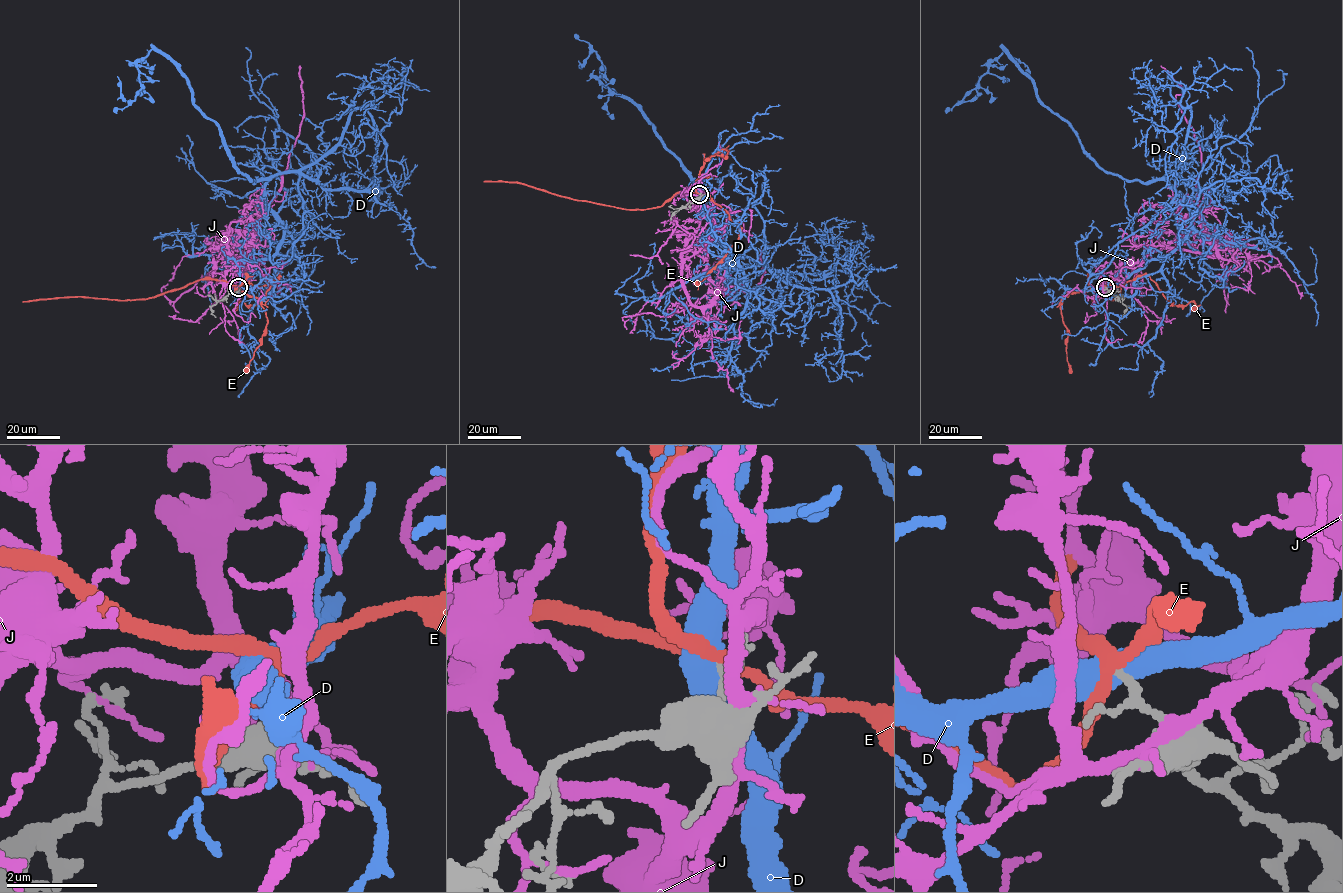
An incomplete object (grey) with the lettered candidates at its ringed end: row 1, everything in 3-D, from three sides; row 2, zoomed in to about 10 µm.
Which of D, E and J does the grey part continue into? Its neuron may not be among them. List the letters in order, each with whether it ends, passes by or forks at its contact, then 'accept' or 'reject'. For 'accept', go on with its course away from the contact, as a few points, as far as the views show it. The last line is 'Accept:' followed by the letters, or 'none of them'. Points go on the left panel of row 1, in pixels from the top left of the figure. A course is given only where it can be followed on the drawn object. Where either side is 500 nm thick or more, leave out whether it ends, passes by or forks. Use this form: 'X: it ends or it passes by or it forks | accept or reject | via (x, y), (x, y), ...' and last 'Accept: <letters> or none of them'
D: reject
E: it forks | reject
J: it forks | reject
Accept: none of them

